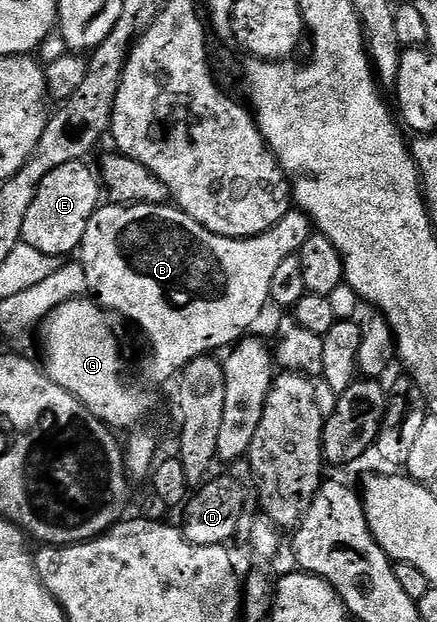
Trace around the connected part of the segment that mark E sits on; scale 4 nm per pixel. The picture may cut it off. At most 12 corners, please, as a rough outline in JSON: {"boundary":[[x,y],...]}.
{"boundary":[[61,164],[38,184],[26,245],[60,258],[79,251],[102,202],[97,171]]}

